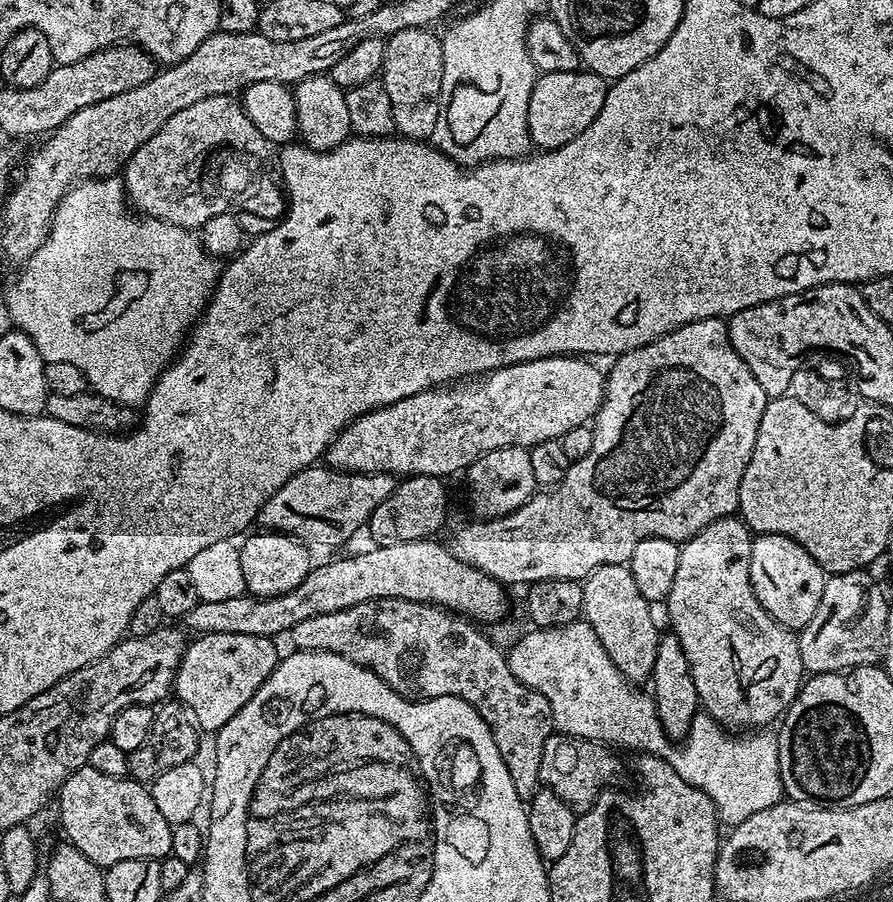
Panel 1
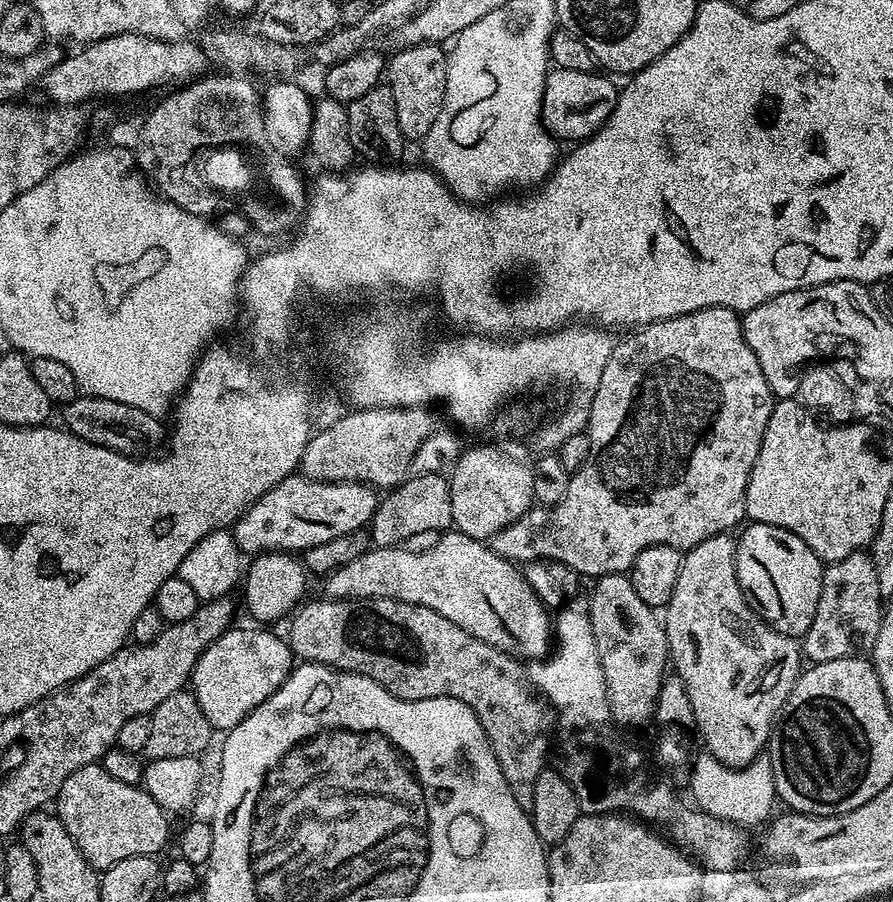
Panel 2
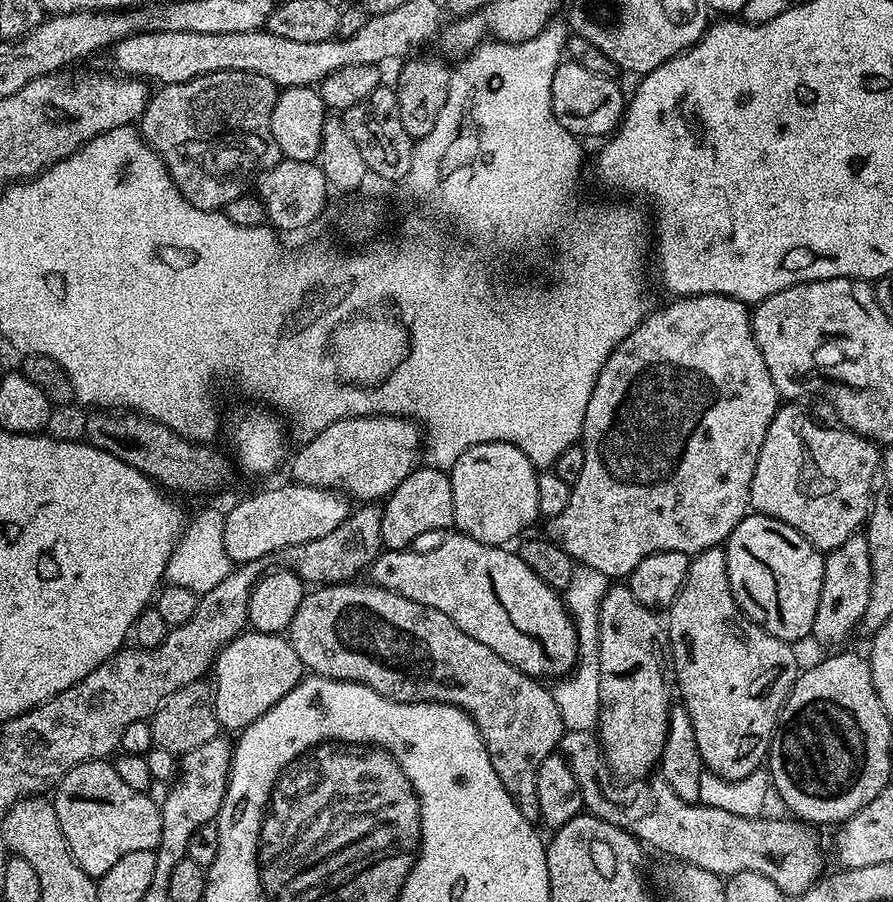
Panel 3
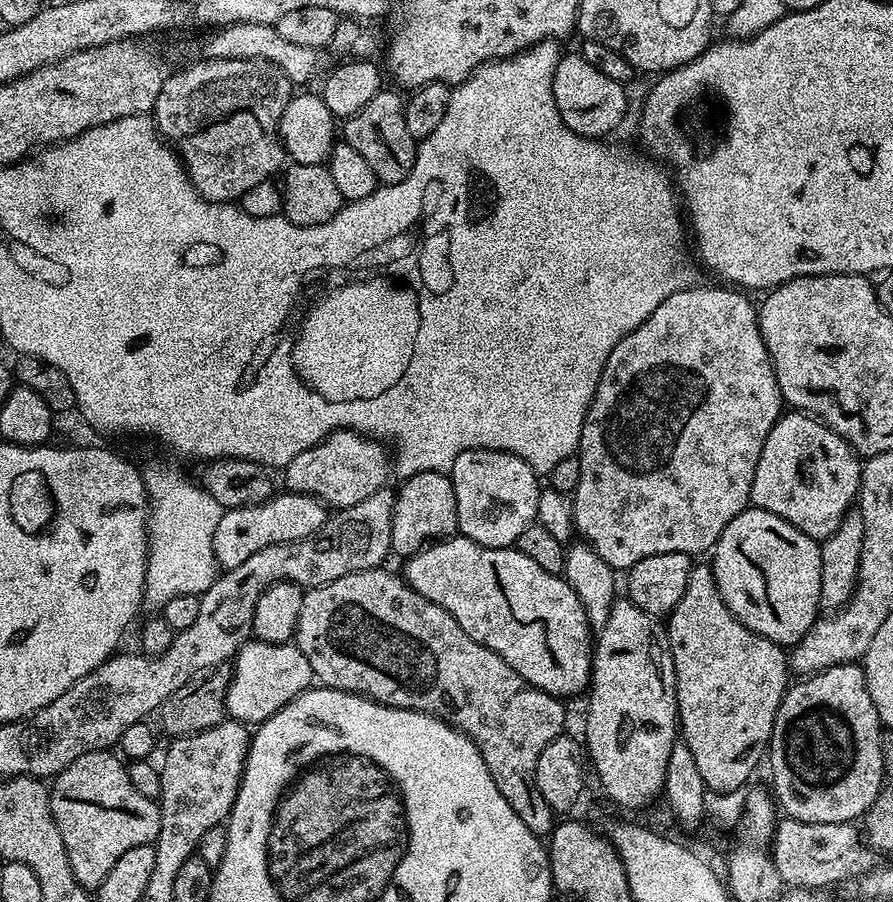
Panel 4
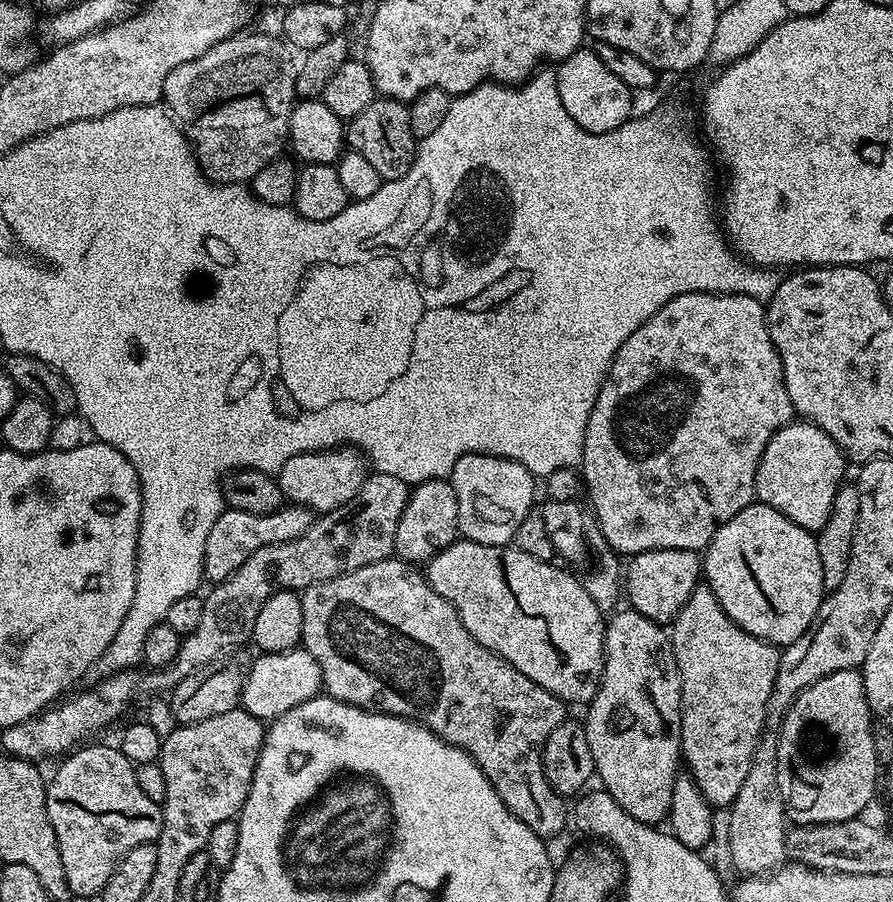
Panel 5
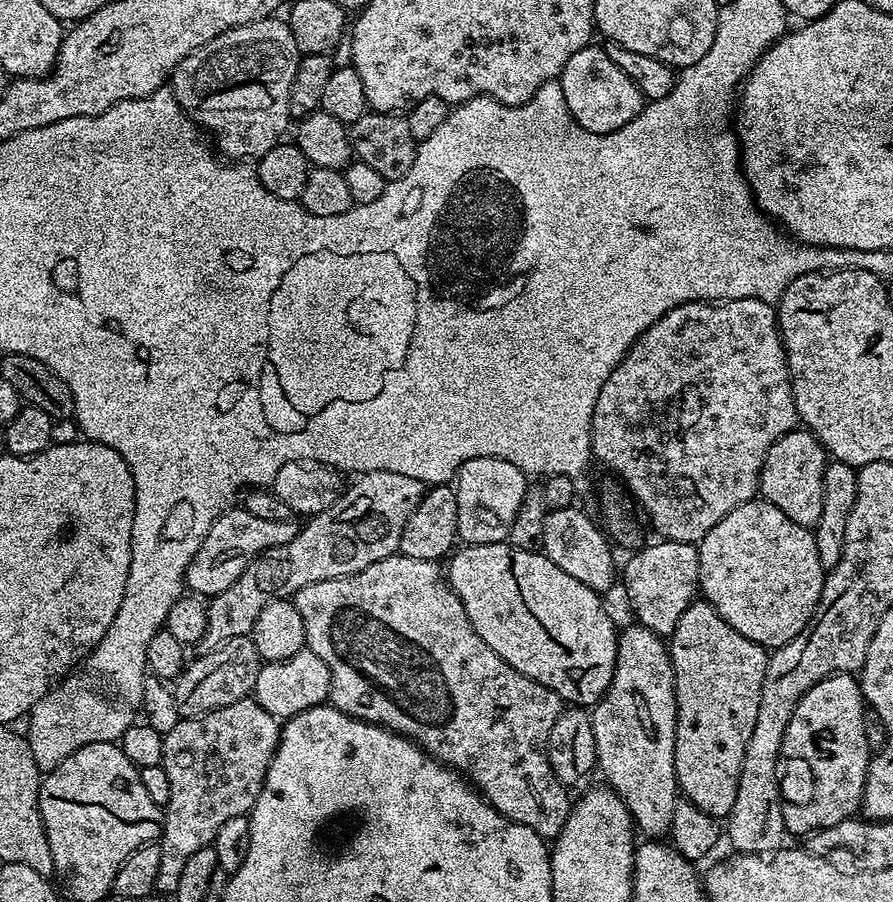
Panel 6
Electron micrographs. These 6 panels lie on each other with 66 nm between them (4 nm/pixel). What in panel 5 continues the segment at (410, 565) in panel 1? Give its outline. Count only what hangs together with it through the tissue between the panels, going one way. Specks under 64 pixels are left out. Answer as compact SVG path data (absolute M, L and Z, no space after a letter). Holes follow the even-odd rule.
M460 538L427 561L426 575L428 585L451 602L458 618L462 618L462 626L470 630L478 643L502 657L507 664L513 664L519 672L526 674L526 678L530 678L530 682L538 682L538 686L550 690L550 694L559 700L569 705L584 706L594 698L604 673L606 620L583 583L563 572L568 570L554 565L546 560L530 558L530 554L515 546L490 546Z

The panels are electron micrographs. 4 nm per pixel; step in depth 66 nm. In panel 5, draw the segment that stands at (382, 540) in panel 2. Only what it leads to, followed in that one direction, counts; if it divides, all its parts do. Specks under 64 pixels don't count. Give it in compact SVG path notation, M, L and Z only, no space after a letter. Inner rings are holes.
M442 479L415 485L409 491L402 518L398 518L398 534L394 534L395 555L413 566L420 566L456 543L459 536L458 494L454 494L452 483Z

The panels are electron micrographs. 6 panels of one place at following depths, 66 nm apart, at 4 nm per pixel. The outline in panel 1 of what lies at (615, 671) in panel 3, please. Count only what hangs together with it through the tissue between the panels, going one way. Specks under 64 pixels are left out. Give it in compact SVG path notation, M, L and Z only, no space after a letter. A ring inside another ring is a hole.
M627 564L598 566L582 582L584 586L583 619L593 627L594 633L609 655L625 681L647 681L654 670L654 657L658 655L658 642L662 635L656 629L656 620L652 617L650 602L642 598L638 586L634 583L634 574L630 574Z

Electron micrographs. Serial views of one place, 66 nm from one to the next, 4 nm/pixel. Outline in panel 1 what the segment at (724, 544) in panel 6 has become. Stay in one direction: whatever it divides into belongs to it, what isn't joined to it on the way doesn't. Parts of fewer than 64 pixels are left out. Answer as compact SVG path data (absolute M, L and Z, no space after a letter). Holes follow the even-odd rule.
M782 534L757 535L750 550L748 574L758 602L783 628L799 630L814 618L814 610L822 602L826 573L798 542Z

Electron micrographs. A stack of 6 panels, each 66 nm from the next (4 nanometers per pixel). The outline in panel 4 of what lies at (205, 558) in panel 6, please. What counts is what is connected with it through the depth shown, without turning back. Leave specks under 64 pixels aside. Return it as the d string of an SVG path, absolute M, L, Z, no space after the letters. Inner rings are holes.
M287 490L281 493L281 496L280 493L273 495L271 500L258 506L229 508L225 511L222 522L218 522L218 530L214 530L212 543L212 553L221 569L242 566L242 562L246 562L250 554L258 554L258 550L271 544L285 544L314 536L328 519L329 509L314 497Z

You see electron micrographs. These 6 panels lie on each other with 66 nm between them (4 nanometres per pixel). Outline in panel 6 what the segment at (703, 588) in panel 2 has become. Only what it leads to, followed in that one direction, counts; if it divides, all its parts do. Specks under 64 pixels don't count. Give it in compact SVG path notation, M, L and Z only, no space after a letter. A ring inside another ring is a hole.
M703 598L693 600L692 604L678 618L678 626L674 626L670 637L670 651L672 653L672 669L676 679L676 737L674 738L674 770L676 771L676 787L682 793L683 799L688 800L698 810L717 818L727 818L734 806L734 798L738 798L738 782L742 774L742 758L746 754L746 746L750 742L750 734L754 734L754 722L758 722L758 706L760 705L760 691L762 682L766 678L766 666L768 665L769 653L760 644L750 642L730 622L726 622L714 610L714 606Z

